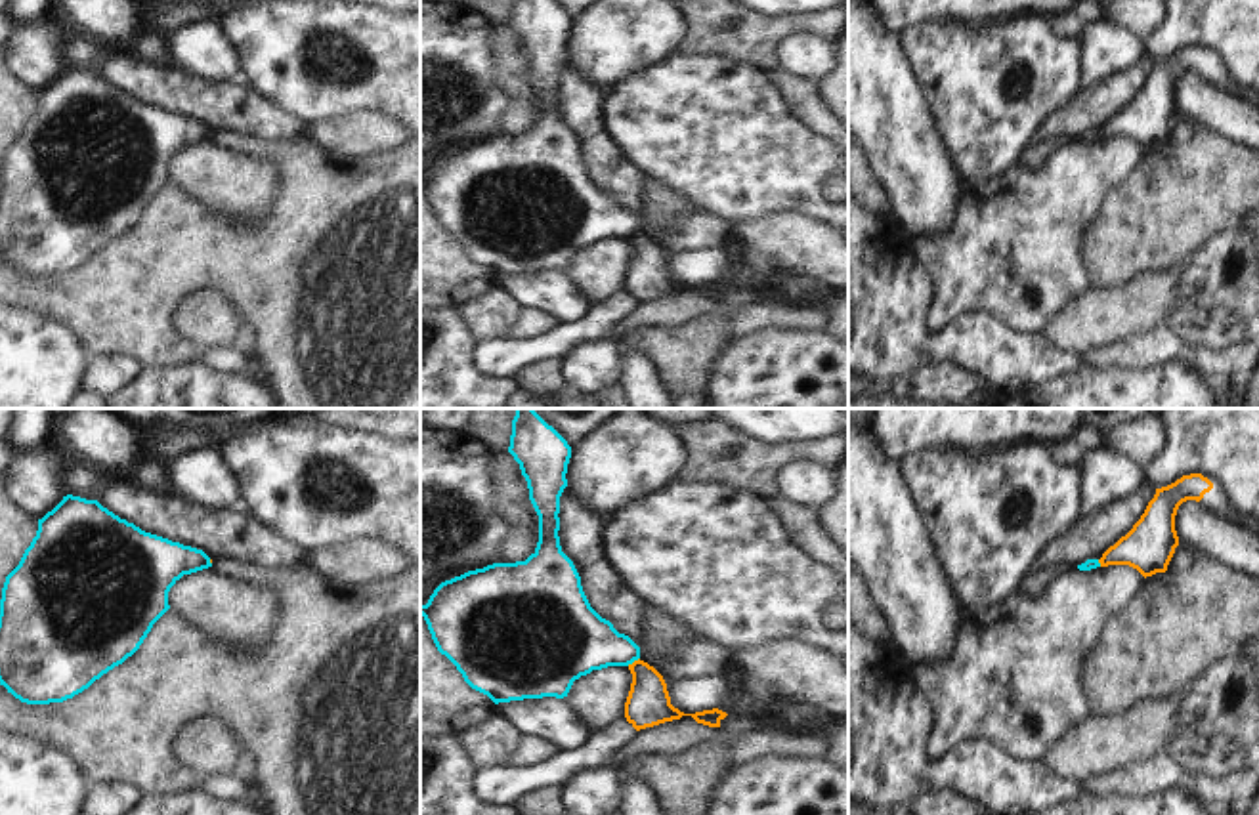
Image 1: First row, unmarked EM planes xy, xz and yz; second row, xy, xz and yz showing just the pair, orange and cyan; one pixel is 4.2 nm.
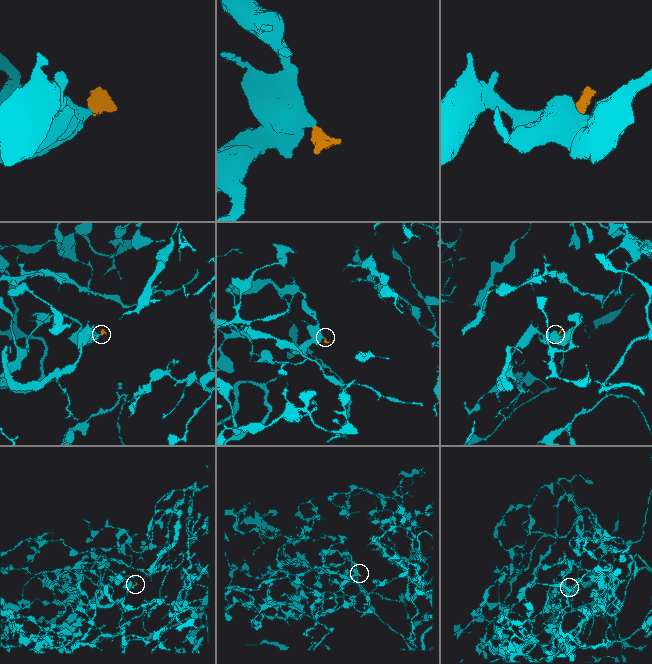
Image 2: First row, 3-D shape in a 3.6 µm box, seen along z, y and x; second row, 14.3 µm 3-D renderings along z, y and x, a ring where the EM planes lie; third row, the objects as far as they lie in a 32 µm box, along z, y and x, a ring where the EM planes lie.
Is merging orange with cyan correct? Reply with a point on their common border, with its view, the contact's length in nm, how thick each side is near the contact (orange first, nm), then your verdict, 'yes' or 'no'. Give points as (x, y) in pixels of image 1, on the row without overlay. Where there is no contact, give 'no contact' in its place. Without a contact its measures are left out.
xz (635, 233) | 70 nm | 190/280 nm | no

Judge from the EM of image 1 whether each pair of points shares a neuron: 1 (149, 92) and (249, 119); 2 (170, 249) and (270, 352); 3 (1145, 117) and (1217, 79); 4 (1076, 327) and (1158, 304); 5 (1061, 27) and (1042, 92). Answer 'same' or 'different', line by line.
1: same
2: same
3: same
4: same
5: different

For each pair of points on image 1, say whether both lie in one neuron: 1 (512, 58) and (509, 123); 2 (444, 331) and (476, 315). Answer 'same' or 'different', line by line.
1: same
2: different

